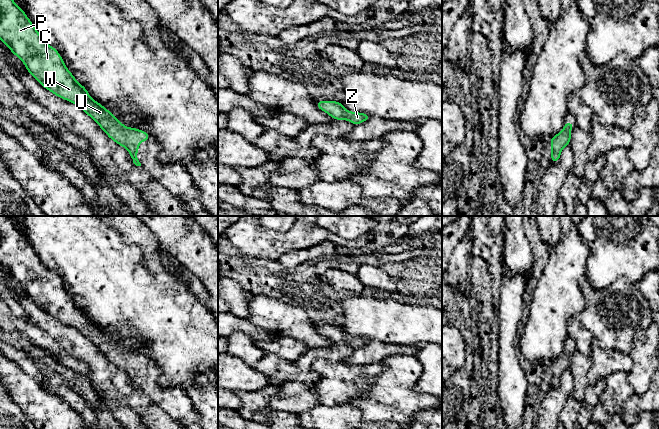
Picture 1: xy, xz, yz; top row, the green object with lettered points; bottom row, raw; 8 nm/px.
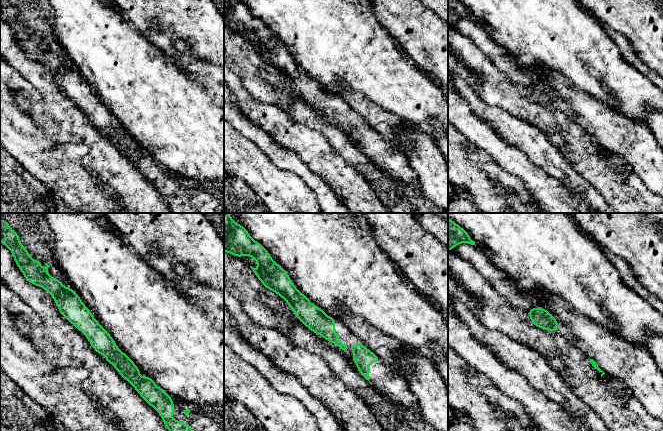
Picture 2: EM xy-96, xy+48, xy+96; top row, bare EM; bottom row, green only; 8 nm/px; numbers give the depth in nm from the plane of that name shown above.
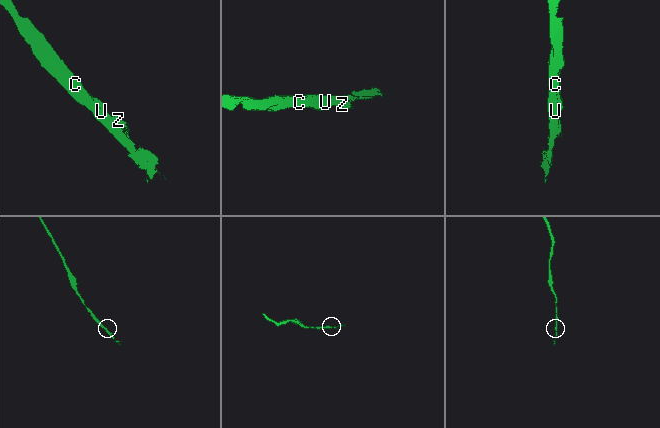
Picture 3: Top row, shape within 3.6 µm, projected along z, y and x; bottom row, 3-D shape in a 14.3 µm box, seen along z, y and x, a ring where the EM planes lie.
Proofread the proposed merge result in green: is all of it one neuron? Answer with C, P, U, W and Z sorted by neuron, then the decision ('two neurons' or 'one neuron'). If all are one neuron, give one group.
groups C P U W Z; one neuron

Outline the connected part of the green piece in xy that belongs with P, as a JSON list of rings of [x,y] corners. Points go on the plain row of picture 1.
[[[0,216],[0,264],[25,288],[27,295],[41,310],[51,315],[54,319],[81,332],[101,351],[110,363],[129,375],[130,381],[136,390],[141,390],[137,383],[139,367],[148,365],[150,359],[143,354],[125,351],[109,334],[89,320],[86,312],[79,308],[73,298],[66,292],[59,276],[41,262],[40,257],[26,240],[23,233],[16,229],[8,216]]]

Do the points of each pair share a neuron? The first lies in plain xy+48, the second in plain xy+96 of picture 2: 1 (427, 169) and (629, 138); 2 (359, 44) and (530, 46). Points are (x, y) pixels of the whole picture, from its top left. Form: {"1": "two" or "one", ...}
{"1": "one", "2": "one"}

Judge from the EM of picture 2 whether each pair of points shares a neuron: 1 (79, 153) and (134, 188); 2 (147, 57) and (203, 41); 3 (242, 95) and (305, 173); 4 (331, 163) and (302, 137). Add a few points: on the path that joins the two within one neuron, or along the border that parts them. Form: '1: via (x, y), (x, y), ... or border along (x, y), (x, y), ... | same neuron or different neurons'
1: border along (66, 143), (88, 147), (82, 165), (98, 177) | different neurons
2: border along (165, 52), (173, 54), (184, 39), (206, 59) | different neurons
3: border along (268, 132), (281, 145), (292, 149), (304, 162) | different neurons
4: via (324, 157), (309, 144) | same neuron

